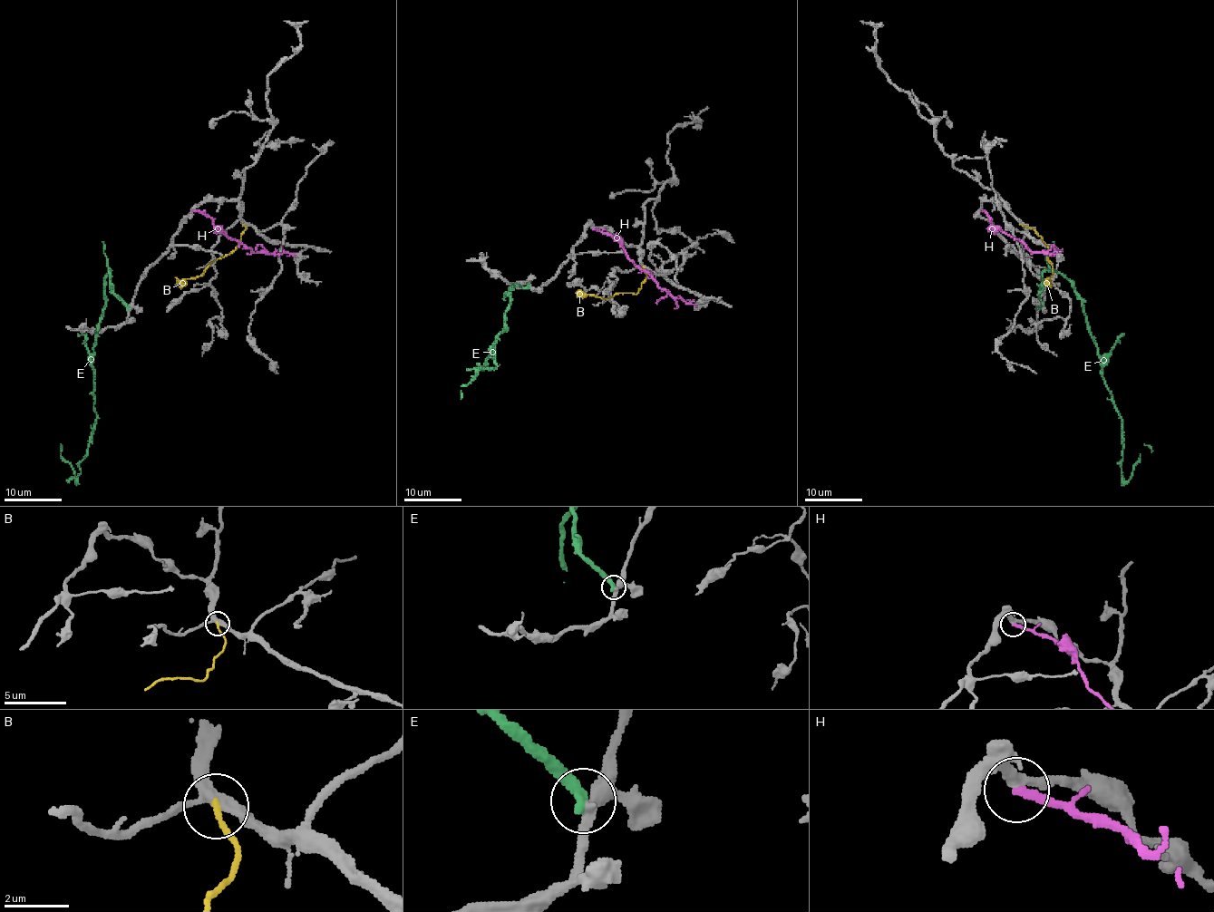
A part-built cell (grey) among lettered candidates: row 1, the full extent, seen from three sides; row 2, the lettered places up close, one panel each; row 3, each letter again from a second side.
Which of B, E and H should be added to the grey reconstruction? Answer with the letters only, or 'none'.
none

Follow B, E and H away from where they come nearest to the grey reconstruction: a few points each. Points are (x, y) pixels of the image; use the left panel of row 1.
B: (242, 224), (247, 228), (235, 248), (217, 258), (200, 275), (179, 280), (175, 285)
E: (128, 307), (113, 292), (109, 270), (92, 356), (96, 416), (76, 480), (60, 445), (60, 452)
H: (192, 211), (208, 216), (215, 226), (254, 253), (296, 253)

